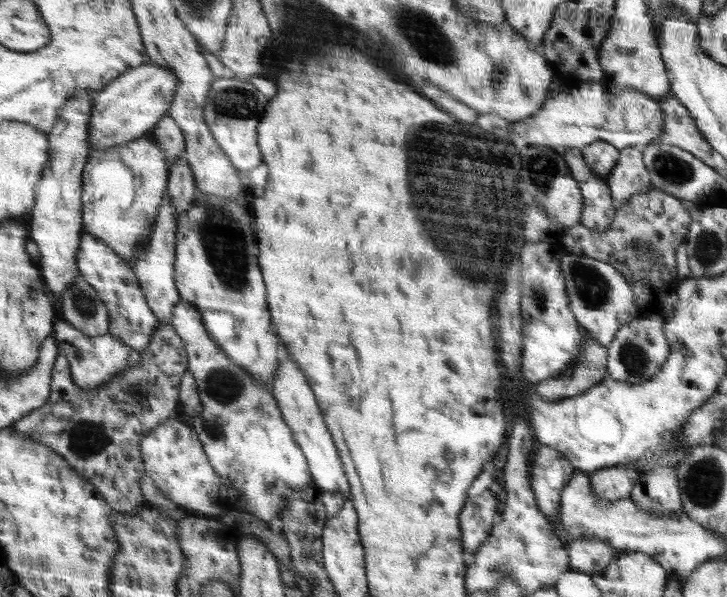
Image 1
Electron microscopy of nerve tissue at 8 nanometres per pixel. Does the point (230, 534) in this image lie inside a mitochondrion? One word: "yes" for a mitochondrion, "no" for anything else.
no

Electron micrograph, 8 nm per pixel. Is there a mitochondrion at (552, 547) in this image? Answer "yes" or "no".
no

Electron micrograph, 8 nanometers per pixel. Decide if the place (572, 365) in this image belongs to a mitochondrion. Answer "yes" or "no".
no

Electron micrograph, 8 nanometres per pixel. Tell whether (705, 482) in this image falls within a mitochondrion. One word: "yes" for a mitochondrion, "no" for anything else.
yes

